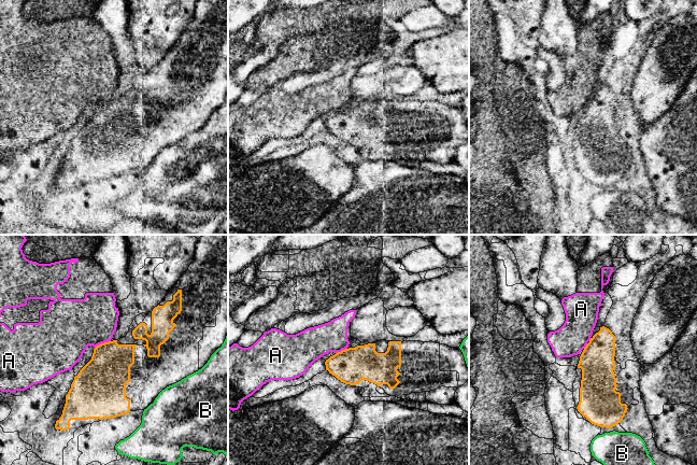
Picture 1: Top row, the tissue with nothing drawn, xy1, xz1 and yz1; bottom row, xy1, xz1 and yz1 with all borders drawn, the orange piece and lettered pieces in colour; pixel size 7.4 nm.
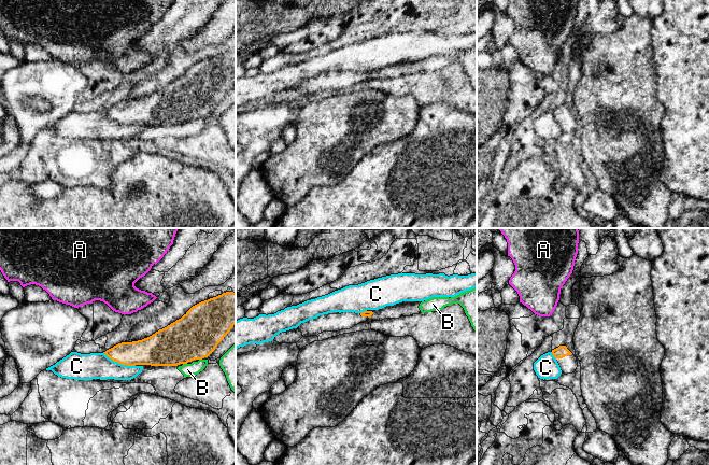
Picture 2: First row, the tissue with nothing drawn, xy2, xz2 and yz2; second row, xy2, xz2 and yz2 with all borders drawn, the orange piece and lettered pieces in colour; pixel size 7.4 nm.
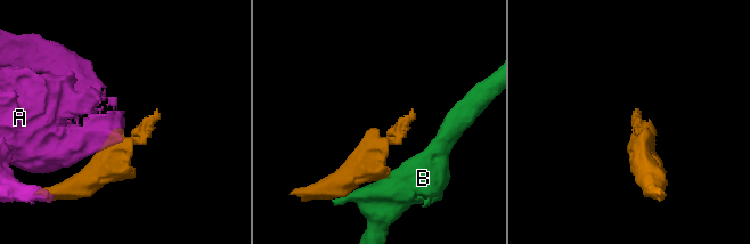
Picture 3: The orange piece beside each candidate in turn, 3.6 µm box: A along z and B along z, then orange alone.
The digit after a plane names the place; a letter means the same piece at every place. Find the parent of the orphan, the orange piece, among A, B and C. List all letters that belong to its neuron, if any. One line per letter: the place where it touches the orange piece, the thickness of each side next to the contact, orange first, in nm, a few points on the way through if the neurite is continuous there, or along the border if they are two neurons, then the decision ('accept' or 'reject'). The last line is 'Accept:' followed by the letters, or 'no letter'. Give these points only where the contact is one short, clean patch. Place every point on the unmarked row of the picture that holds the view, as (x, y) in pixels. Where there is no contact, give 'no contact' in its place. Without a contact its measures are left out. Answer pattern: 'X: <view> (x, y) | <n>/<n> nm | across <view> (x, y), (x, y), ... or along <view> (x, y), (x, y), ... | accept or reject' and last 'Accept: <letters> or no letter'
A: xy1 (102, 102) | 340/380 nm | along xy1 (110, 99), (99, 102), (95, 107) | reject
B: xy2 (184, 122) | 360/100 nm | reject
C: xy2 (119, 122) | 200/190 nm | reject
Accept: no letter

